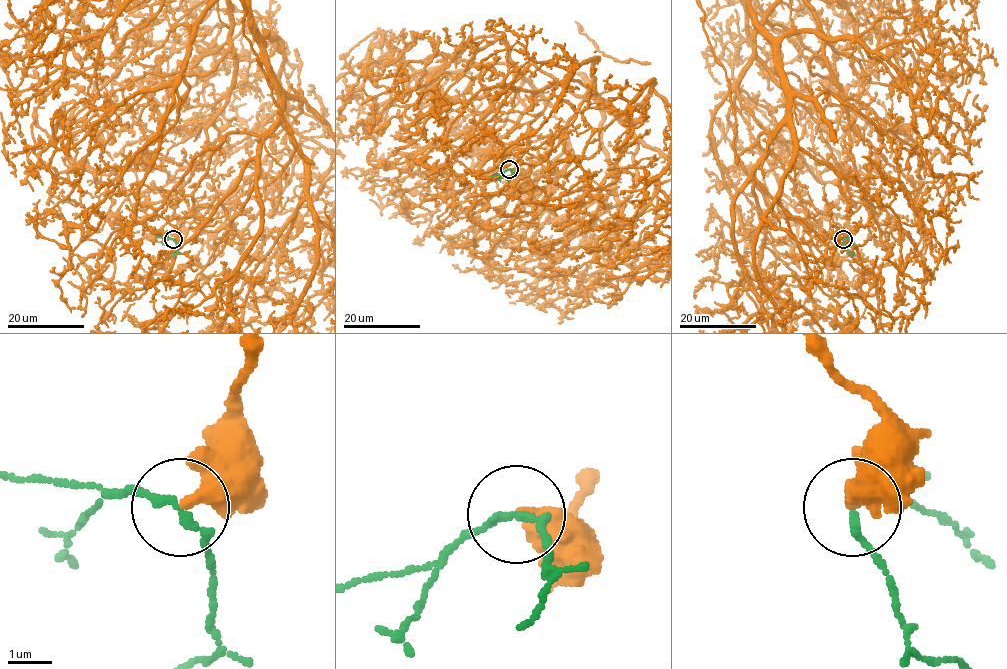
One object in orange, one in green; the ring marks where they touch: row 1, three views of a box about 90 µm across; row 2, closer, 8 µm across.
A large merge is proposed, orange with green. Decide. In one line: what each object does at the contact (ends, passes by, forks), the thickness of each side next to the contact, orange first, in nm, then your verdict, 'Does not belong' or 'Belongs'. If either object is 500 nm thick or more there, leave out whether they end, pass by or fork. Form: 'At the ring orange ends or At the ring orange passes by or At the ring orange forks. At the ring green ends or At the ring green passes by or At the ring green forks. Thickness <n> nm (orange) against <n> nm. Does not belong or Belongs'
At the ring orange ends. At the ring green passes by. Thickness 360 nm (orange) against 160 nm. Does not belong

